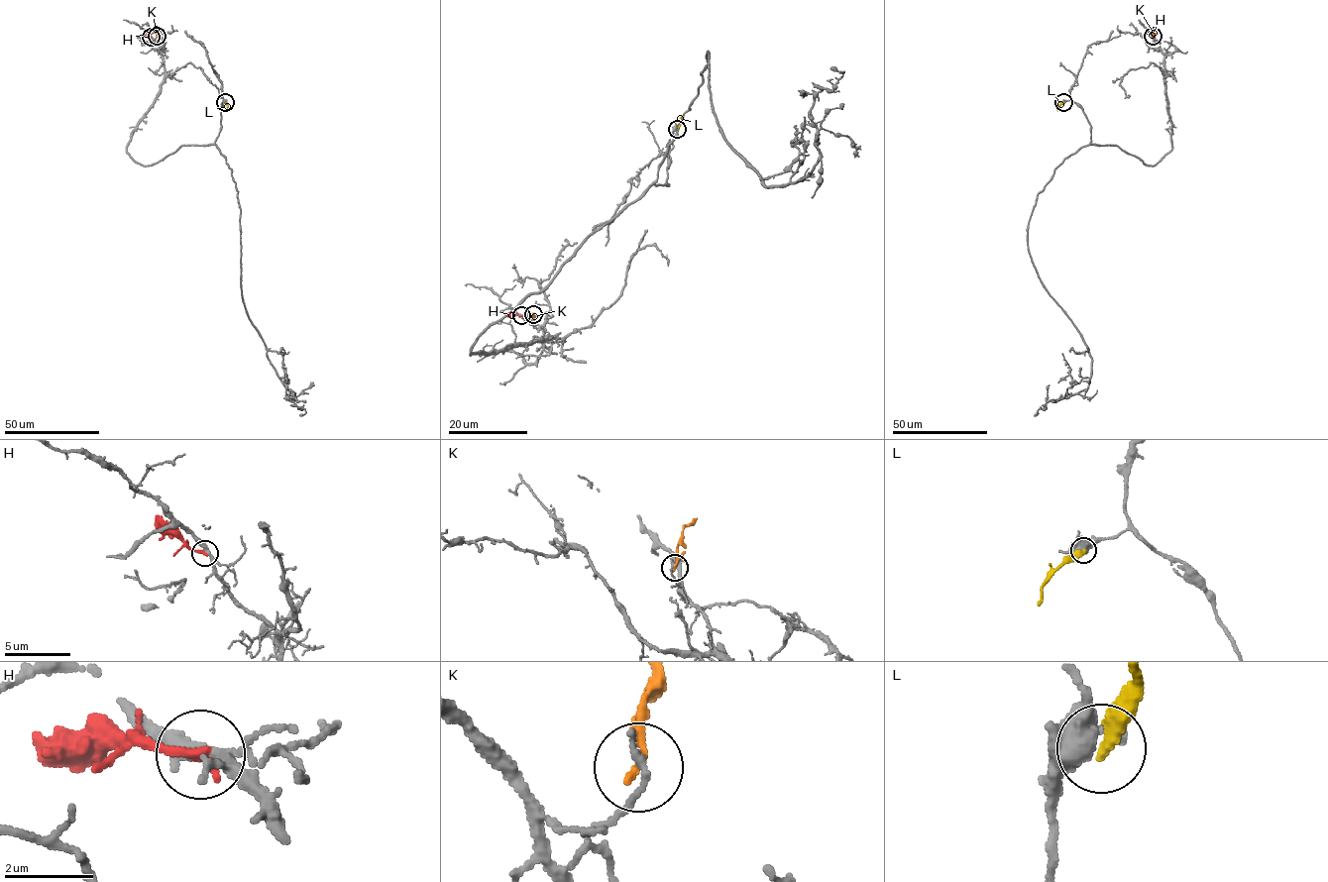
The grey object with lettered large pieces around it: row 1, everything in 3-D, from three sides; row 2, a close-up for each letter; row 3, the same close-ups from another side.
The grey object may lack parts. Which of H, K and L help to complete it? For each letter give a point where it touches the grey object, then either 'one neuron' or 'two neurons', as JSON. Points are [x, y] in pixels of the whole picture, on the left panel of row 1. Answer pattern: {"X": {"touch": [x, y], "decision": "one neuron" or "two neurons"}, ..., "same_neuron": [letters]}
{"H": {"touch": [151, 37], "decision": "two neurons"}, "K": {"touch": [157, 36], "decision": "two neurons"}, "L": {"touch": [225, 102], "decision": "two neurons"}, "same_neuron": []}

